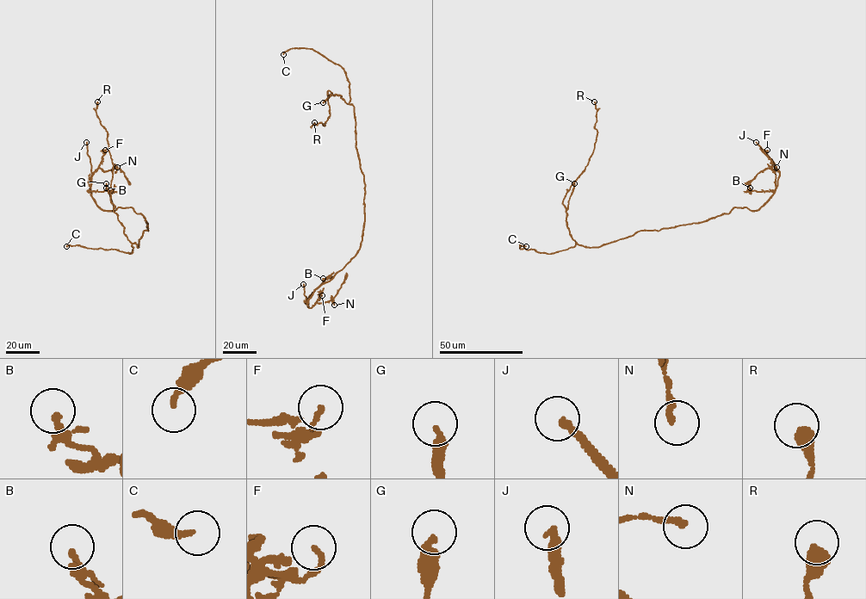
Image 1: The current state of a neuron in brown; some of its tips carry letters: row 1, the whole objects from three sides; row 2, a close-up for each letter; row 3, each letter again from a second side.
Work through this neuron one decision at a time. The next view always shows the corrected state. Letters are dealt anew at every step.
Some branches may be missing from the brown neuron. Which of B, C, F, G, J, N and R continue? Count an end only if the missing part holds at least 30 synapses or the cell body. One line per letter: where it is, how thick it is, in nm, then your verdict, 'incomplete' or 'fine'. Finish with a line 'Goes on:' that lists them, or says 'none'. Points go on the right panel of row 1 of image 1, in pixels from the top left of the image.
B: (750, 188) | 150 nm | fine
C: (526, 246) | 240 nm | incomplete
F: (767, 150) | 160 nm | fine
G: (574, 183) | 320 nm | fine
J: (756, 142) | 240 nm | incomplete
N: (776, 167) | 220 nm | fine
R: (594, 101) | 500 nm | fine
Goes on: C, J

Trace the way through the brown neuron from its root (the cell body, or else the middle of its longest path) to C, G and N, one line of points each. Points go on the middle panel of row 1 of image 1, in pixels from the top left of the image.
C: (362, 172), (356, 148), (354, 107), (349, 103), (349, 82), (345, 71), (312, 49), (293, 48), (283, 54)
G: (362, 172), (356, 148), (354, 106), (336, 94), (330, 94), (323, 102)
N: (362, 172), (364, 220), (359, 249), (307, 301), (309, 307), (332, 299), (334, 305)

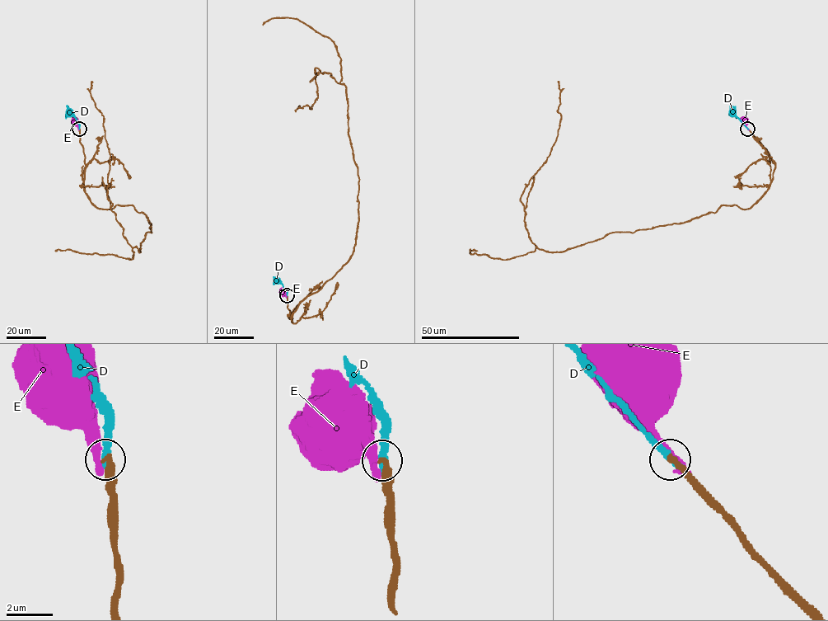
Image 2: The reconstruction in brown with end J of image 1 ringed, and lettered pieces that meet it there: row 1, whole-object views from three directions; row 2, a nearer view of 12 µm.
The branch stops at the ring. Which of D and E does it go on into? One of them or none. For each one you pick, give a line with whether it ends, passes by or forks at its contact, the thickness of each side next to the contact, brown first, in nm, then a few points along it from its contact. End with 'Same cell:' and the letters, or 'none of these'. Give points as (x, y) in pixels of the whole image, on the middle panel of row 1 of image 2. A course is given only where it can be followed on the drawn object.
D: it ends; calibres 300 and 240 nm; course (287, 296), (285, 289), (275, 280)
Same cell: D

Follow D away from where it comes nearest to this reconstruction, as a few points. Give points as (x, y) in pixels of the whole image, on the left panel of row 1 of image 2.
D: (79, 129), (77, 120), (67, 113)

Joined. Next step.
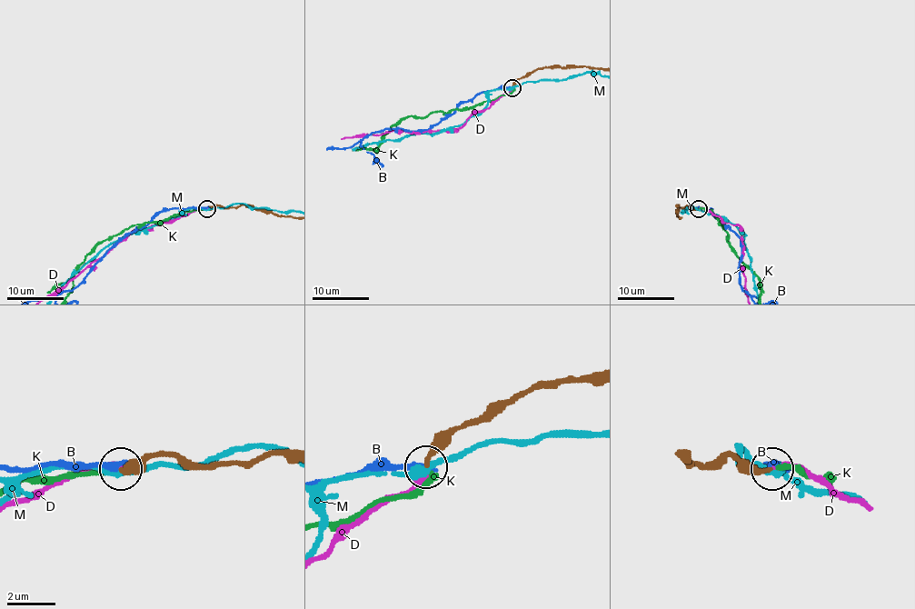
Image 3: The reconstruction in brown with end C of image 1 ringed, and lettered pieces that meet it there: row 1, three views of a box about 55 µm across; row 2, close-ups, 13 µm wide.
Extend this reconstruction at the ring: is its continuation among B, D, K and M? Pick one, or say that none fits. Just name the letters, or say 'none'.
D

